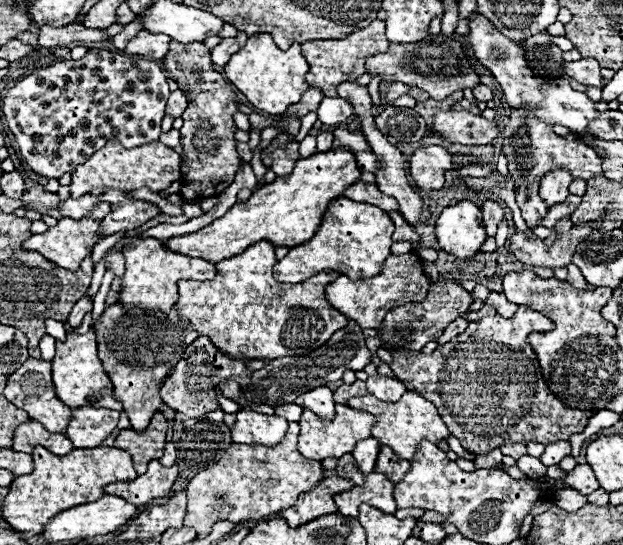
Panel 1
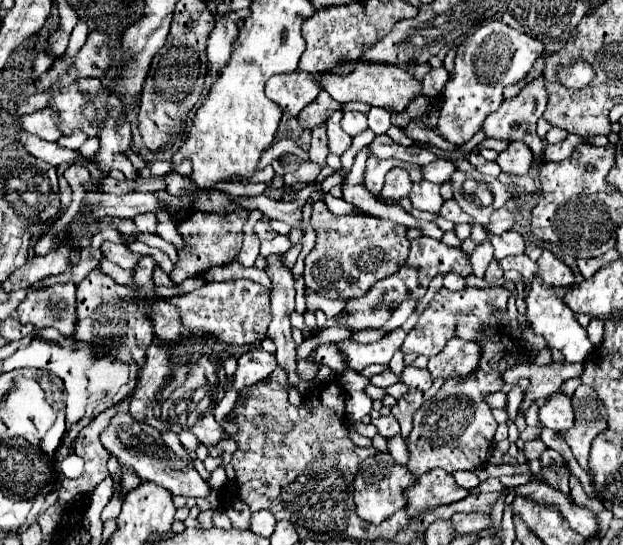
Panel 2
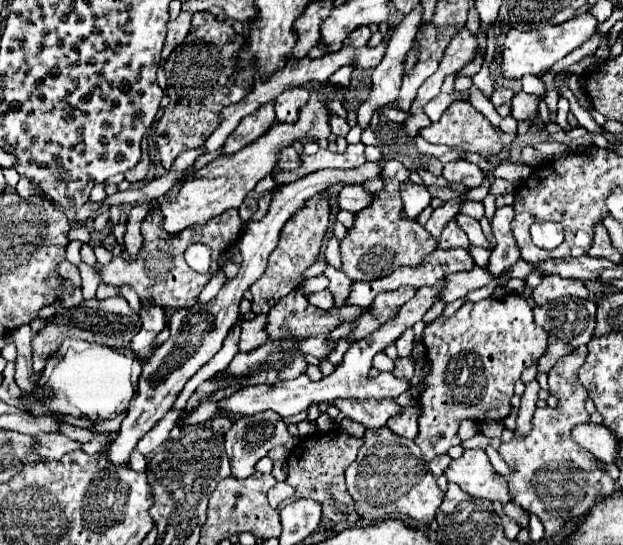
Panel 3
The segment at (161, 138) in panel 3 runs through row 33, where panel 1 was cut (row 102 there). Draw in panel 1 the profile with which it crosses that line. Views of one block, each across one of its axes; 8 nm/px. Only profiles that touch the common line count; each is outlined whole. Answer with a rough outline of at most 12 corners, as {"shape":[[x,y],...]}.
{"shape":[[170,42],[168,78],[186,92],[180,196],[218,196],[244,160],[236,92],[204,44]]}

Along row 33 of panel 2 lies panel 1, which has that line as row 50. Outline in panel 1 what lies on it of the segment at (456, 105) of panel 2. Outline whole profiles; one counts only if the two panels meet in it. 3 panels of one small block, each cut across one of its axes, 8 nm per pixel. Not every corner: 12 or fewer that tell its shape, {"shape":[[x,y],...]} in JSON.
{"shape":[[484,16],[466,46],[496,76],[510,108],[568,126],[598,154],[594,102],[568,80],[538,80],[524,48]]}

